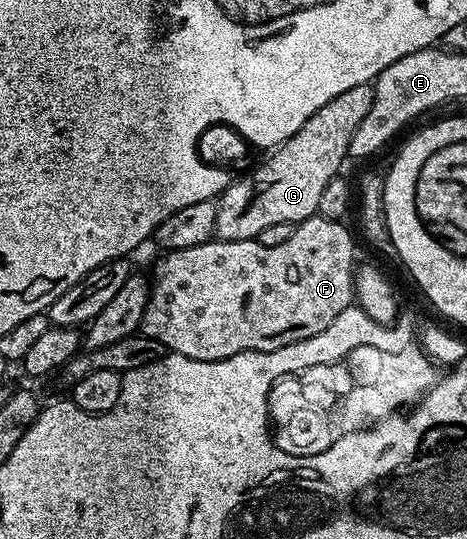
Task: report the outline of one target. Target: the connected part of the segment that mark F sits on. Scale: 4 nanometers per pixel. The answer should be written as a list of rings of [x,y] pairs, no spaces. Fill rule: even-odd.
[[[317,215],[297,222],[293,226],[291,234],[284,243],[276,247],[262,246],[257,239],[252,241],[220,241],[211,239],[202,245],[181,249],[167,256],[167,261],[158,269],[158,278],[152,281],[150,290],[150,302],[146,304],[146,310],[142,313],[140,333],[143,337],[151,337],[160,343],[164,343],[167,351],[179,353],[188,359],[200,359],[201,361],[219,361],[228,359],[237,353],[244,351],[272,351],[276,347],[288,347],[288,343],[296,343],[300,339],[308,339],[312,335],[320,335],[340,311],[351,308],[354,301],[354,237],[345,229],[342,221],[333,221],[327,217]]]

